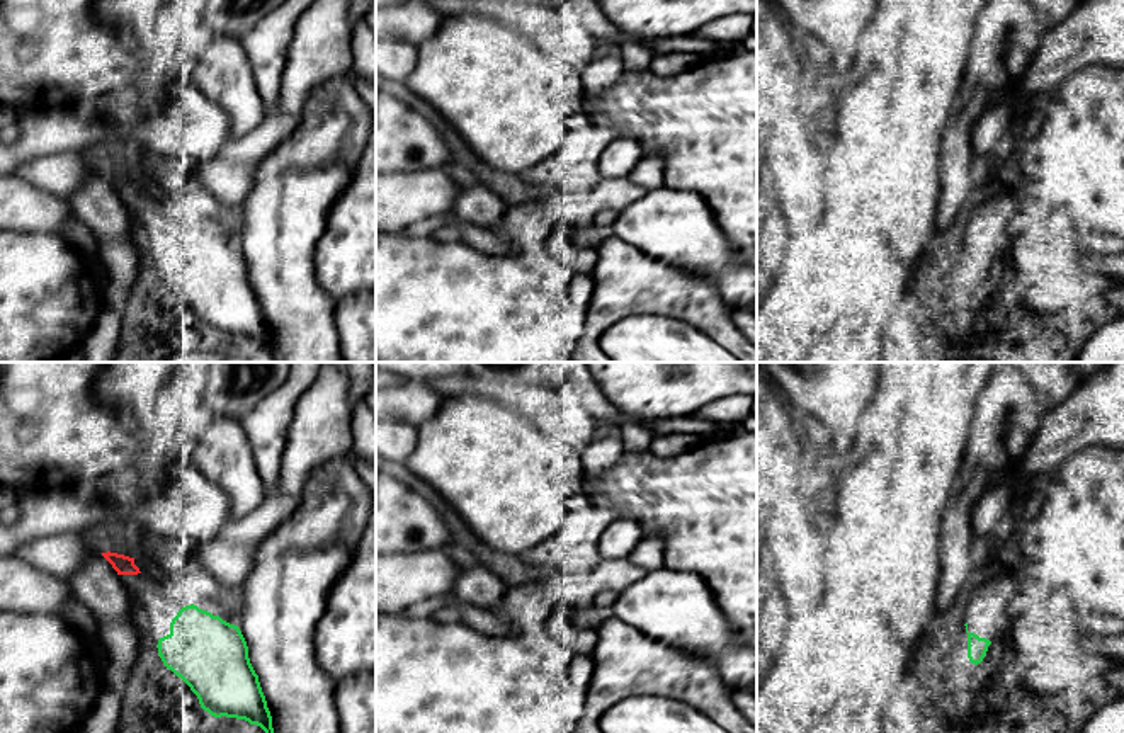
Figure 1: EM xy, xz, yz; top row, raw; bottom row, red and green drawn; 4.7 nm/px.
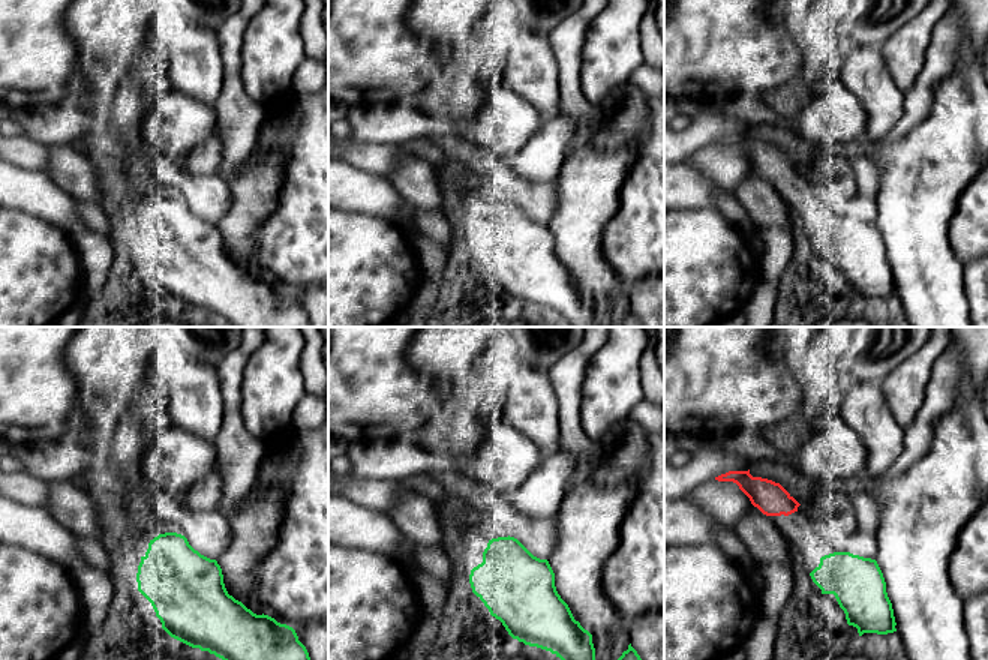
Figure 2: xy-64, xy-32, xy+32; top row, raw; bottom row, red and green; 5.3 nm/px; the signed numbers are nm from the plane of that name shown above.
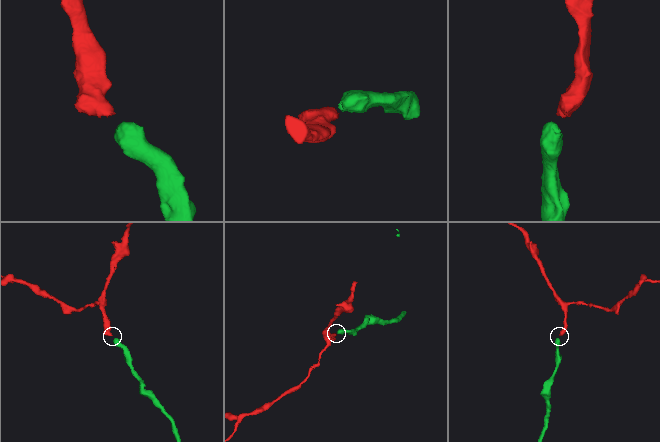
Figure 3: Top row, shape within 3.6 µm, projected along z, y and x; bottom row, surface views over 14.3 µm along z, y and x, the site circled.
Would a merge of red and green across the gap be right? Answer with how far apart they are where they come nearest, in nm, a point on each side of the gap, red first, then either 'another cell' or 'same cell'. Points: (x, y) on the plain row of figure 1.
260 nm | xy (140, 191), (179, 230) | same cell

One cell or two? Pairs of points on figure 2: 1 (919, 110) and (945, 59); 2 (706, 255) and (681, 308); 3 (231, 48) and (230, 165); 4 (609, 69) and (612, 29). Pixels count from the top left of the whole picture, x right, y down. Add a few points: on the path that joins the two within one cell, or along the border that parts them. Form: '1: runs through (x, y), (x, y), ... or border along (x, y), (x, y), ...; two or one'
1: runs through (919, 98), (925, 81), (934, 71); one
2: runs through (694, 269), (681, 284), (681, 294); one
3: runs through (233, 77), (233, 137); one
4: runs through (609, 59), (607, 44), (612, 39); one

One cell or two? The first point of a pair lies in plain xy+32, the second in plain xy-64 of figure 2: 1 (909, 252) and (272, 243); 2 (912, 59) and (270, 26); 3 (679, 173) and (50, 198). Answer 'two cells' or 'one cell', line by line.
1: two cells
2: two cells
3: one cell

